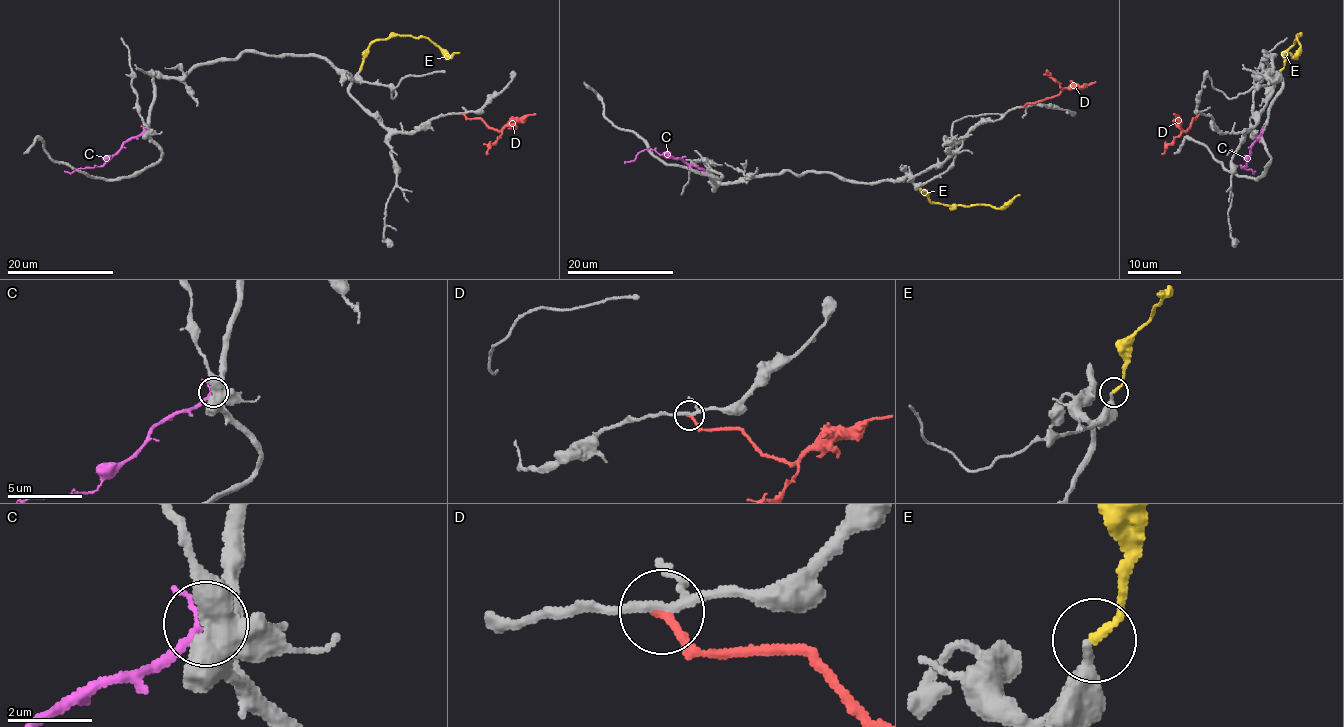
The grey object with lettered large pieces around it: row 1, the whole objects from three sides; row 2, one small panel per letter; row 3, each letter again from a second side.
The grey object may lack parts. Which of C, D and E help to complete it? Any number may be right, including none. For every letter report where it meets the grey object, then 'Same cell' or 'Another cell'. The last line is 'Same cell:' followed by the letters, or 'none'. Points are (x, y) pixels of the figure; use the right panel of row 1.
C: Touches grey at (1262, 130). Another cell
D: Touches grey at (1199, 114). Another cell
E: Touches grey at (1280, 70). Same cell
Same cell: E

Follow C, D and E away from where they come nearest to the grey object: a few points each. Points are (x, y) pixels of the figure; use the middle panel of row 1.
C: (705, 171), (653, 149), (644, 149), (635, 159), (624, 163)
D: (1022, 107), (1041, 102), (1064, 88), (1082, 88), (1096, 82)
E: (920, 188), (930, 201), (957, 205), (988, 204), (1004, 208), (1020, 195)

